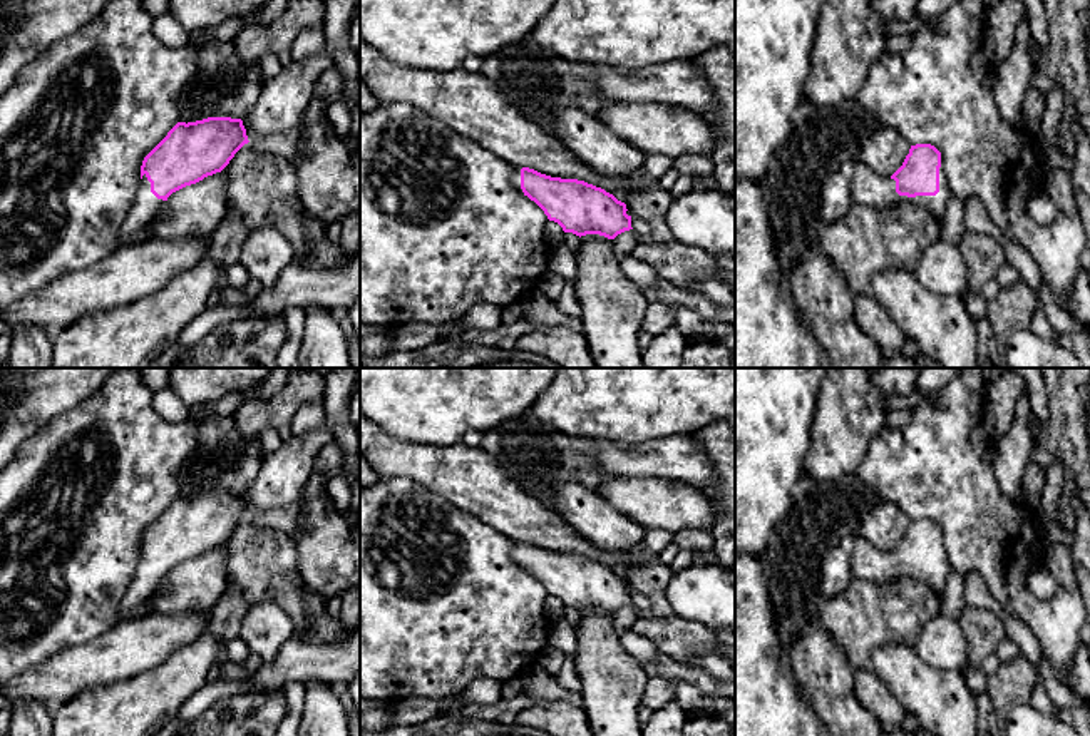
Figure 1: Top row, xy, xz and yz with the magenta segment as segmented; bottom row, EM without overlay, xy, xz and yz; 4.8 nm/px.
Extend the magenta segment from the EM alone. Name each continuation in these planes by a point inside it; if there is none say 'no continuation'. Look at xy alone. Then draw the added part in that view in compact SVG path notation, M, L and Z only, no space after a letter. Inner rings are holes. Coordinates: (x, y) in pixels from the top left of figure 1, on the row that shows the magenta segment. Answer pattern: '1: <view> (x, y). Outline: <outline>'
1: xy (282, 102). Outline: M325 45L301 60L291 60L261 87L256 105L243 119L248 141L263 134L296 132L313 97L316 79L333 70L335 57Z
2: xy (146, 204). Outline: M144 174L142 179L137 182L136 199L131 204L131 209L122 222L121 243L122 244L132 243L137 231L151 221L151 217L159 211L159 207L164 202L166 201L157 199L151 192L151 182L147 181Z

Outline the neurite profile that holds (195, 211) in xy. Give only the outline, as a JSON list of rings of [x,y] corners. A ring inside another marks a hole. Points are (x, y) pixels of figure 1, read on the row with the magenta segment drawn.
[[[223,172],[172,192],[147,222],[149,239],[211,238],[228,211]]]

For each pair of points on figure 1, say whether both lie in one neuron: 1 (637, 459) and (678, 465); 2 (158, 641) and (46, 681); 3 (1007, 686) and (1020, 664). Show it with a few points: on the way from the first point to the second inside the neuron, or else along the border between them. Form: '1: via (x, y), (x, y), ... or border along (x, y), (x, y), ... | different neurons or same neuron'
1: via (647, 459), (668, 459) | same neuron
2: via (129, 648), (107, 659), (74, 669) | same neuron
3: via (1012, 681), (1020, 669) | same neuron

